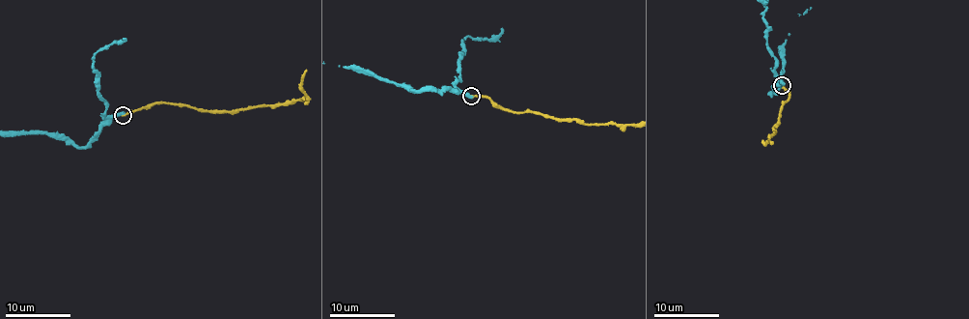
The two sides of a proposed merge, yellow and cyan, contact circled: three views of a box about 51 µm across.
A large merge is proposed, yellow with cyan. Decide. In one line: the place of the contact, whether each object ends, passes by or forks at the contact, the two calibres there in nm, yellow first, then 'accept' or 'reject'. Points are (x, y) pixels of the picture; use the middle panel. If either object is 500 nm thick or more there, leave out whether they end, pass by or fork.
at (471, 96); yellow ends there; cyan ends there; 280 nm thick on the yellow side, 440 nm on the other; reject

